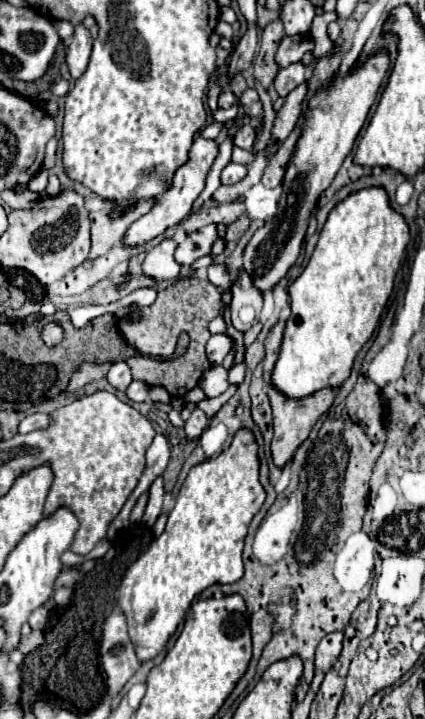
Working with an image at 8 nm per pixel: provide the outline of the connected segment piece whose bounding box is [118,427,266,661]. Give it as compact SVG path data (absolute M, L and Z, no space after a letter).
M238 429L230 447L224 449L218 457L206 459L194 465L176 497L176 505L168 515L168 523L164 533L144 551L138 561L128 569L122 585L118 605L126 613L128 633L132 643L136 645L136 653L140 661L148 661L156 657L170 635L178 629L178 623L184 619L190 603L198 597L206 587L214 583L234 583L244 575L242 569L242 547L248 525L252 517L258 513L266 499L266 491L260 483L260 459L258 459L258 443L252 429Z

